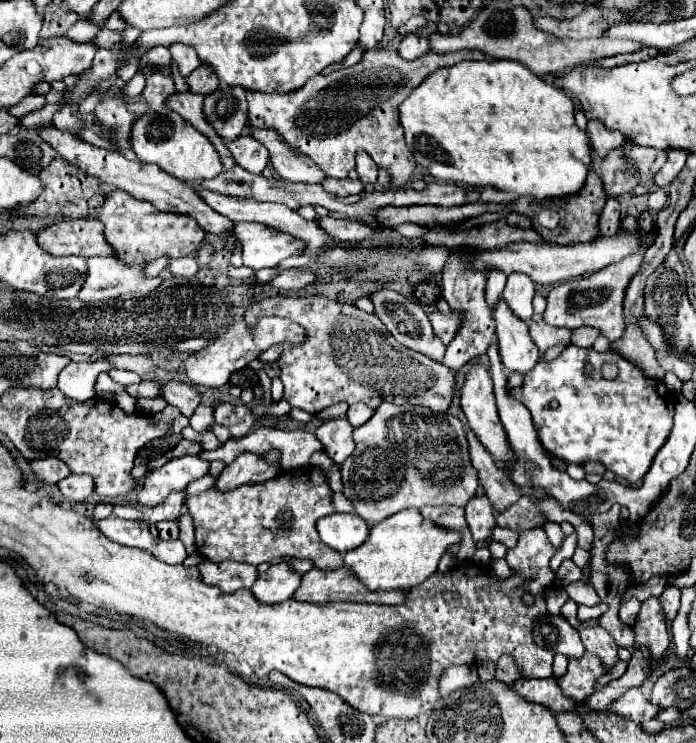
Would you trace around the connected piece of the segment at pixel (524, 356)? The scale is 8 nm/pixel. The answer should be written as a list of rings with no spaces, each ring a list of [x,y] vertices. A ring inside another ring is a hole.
[[[503,300],[493,308],[493,318],[497,324],[497,342],[503,366],[509,372],[527,374],[539,362],[539,350],[533,344],[527,322],[519,320]]]

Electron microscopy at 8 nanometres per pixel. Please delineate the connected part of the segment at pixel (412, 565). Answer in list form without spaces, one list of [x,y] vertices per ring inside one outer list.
[[[407,508],[373,526],[365,544],[345,554],[345,566],[349,566],[369,590],[413,588],[437,570],[439,560],[453,544],[461,544],[457,530],[441,528],[423,518],[419,510]]]

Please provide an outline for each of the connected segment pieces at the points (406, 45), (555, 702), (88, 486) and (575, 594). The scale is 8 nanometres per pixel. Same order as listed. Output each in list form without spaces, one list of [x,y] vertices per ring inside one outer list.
[[[407,34],[401,40],[399,54],[405,60],[415,60],[415,58],[427,54],[427,52],[431,52],[431,46],[429,46],[429,38],[425,34]]]
[[[555,678],[517,680],[513,682],[513,688],[523,698],[539,702],[551,710],[573,710],[573,702],[569,698],[563,698],[563,692],[555,684]]]
[[[71,474],[65,480],[61,480],[59,488],[61,488],[61,494],[65,498],[79,500],[79,502],[83,502],[85,498],[89,498],[93,494],[93,482],[91,482],[91,478],[77,476],[77,474]]]
[[[573,582],[569,584],[569,598],[575,600],[577,604],[589,604],[589,606],[597,606],[599,604],[599,596],[595,594],[595,588],[583,582]]]

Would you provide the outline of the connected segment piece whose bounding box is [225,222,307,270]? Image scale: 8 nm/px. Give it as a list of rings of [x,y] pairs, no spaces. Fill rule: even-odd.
[[[239,222],[233,240],[227,240],[225,246],[231,242],[243,248],[243,264],[253,270],[273,268],[289,256],[301,256],[307,252],[307,244],[297,242],[291,234],[283,234],[257,222]]]

